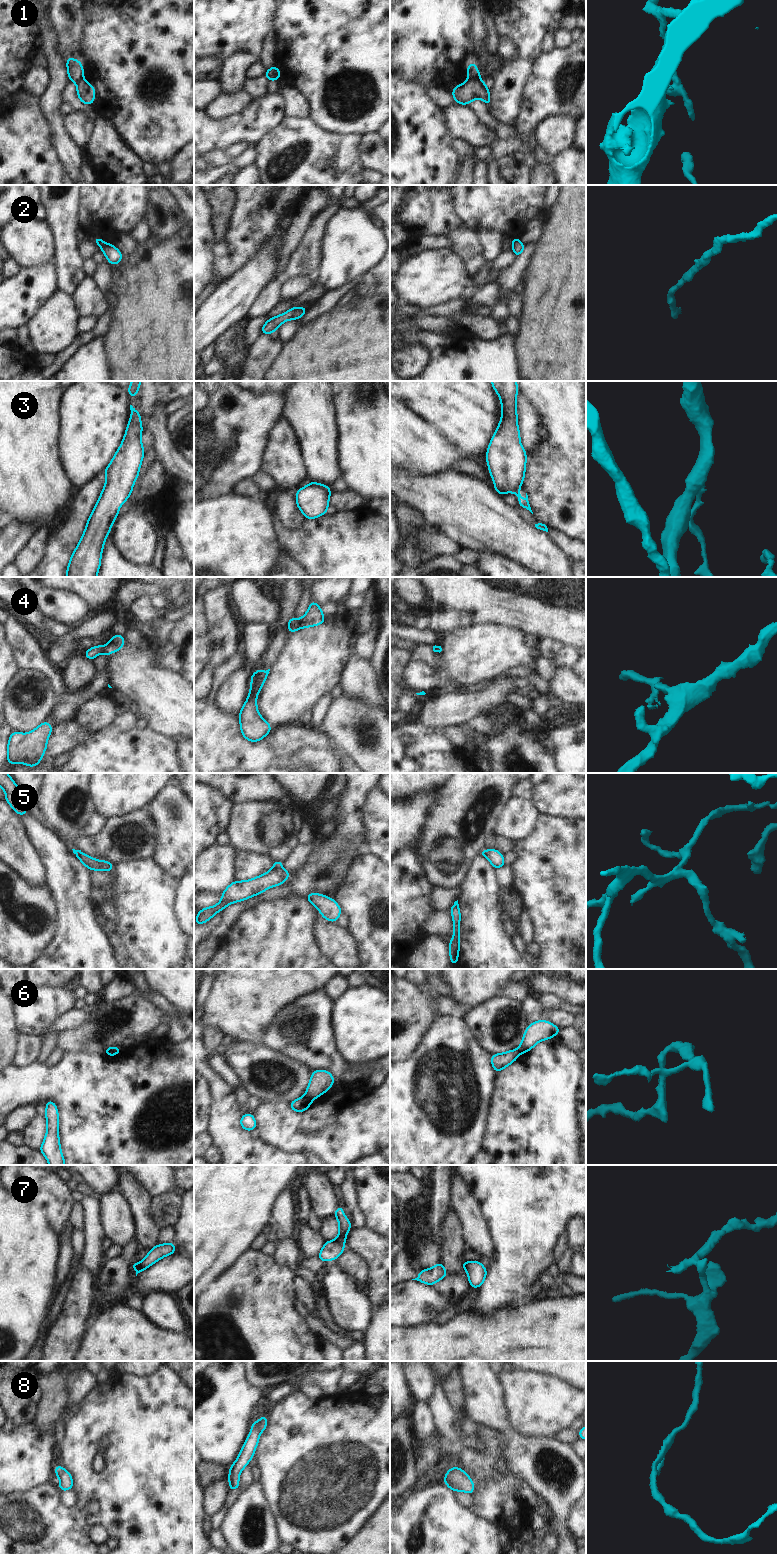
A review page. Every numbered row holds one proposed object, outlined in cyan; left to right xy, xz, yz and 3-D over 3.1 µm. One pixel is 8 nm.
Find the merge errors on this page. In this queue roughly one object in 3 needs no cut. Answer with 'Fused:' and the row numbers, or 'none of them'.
Fused: 1, 3, 4, 5, 6, 7, 8

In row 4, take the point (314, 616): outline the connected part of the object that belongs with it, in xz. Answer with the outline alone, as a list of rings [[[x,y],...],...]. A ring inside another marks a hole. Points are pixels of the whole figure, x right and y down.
[[[311,600],[306,614],[299,620],[299,628],[308,628],[310,626],[318,626],[325,622],[325,616],[321,611],[321,607]]]

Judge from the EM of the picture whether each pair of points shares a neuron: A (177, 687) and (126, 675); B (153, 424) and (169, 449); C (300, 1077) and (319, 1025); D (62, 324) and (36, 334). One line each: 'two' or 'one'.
A: one
B: one
C: two
D: one

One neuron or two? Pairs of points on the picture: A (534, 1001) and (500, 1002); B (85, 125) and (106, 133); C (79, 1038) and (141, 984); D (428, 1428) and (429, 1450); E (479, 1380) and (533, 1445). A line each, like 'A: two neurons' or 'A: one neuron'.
A: two neurons
B: two neurons
C: two neurons
D: two neurons
E: one neuron

